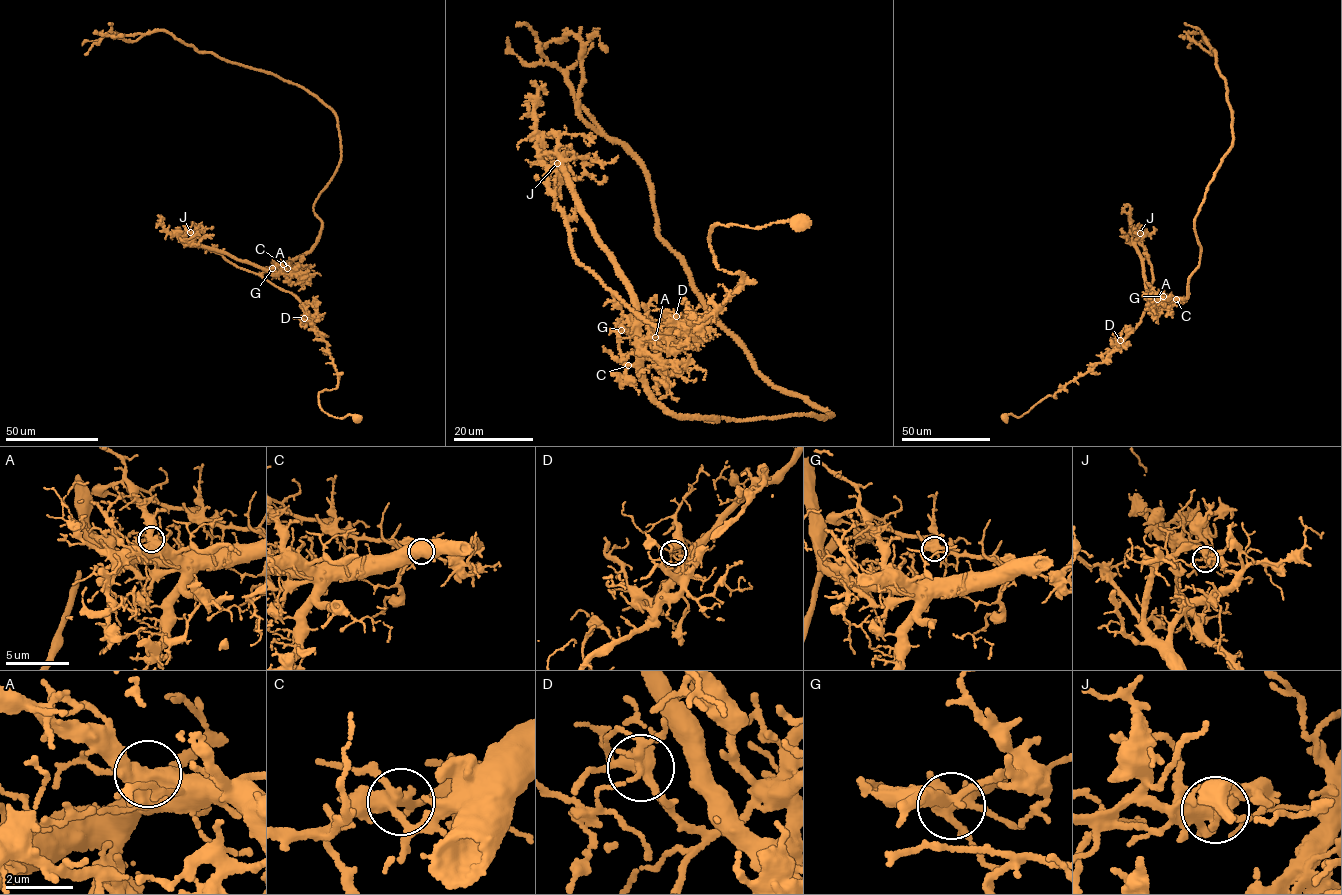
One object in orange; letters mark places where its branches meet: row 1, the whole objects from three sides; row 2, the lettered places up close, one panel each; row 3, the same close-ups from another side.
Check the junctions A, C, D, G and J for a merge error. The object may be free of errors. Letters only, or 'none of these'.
J

